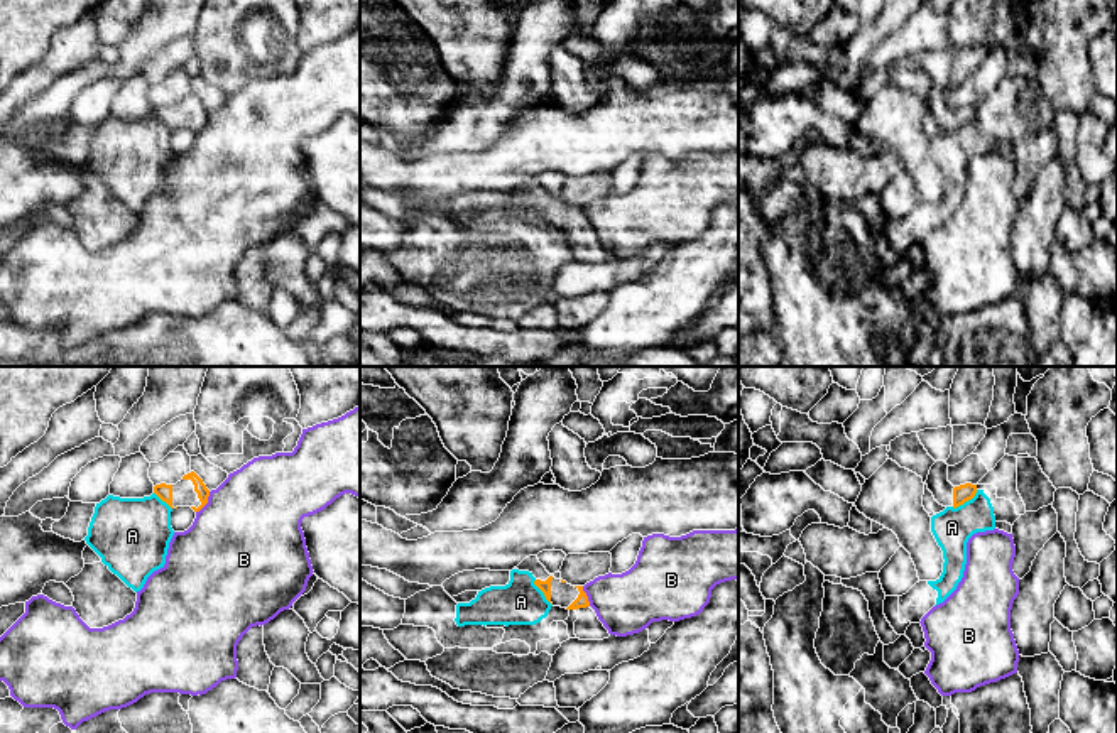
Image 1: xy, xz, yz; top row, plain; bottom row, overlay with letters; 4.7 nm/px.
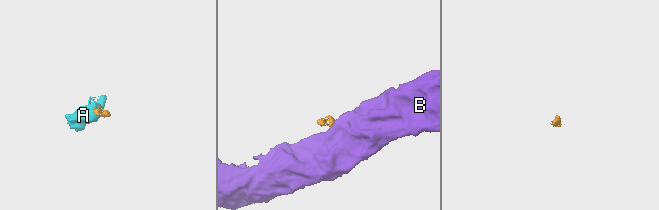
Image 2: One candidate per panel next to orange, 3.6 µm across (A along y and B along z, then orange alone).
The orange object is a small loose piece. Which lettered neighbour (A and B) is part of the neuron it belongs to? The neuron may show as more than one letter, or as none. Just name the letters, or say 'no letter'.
no letter

